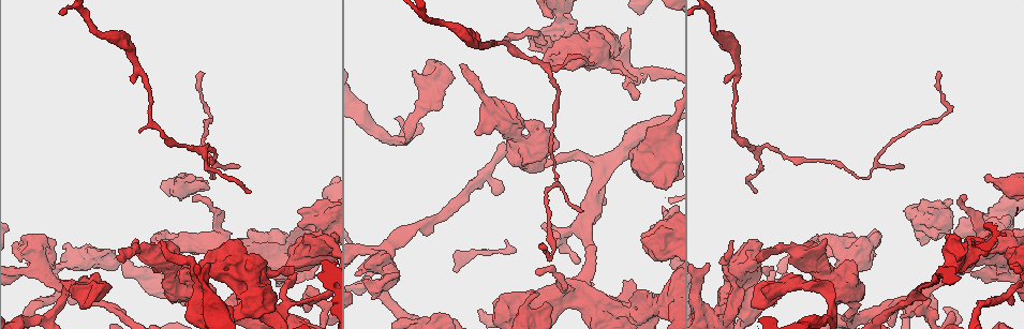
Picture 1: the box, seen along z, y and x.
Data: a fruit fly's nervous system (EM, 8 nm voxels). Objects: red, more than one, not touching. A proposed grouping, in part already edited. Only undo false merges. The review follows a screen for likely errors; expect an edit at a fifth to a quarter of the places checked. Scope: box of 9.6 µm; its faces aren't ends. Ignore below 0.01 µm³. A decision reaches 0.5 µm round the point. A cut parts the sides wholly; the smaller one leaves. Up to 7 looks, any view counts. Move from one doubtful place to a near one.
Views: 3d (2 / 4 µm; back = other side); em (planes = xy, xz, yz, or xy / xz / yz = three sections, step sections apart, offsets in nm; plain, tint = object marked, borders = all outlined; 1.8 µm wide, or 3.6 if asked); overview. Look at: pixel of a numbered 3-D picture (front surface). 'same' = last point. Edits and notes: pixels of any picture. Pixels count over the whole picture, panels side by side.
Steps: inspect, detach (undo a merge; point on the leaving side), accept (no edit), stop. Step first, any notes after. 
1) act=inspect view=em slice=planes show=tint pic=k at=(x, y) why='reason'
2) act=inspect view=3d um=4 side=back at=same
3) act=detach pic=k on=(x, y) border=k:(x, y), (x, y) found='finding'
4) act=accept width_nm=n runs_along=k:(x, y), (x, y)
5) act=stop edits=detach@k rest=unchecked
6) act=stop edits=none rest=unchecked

act=inspect view=em slice=yz step=8 show=tint pic=1 at=(1012, 290) why='sharp bend'

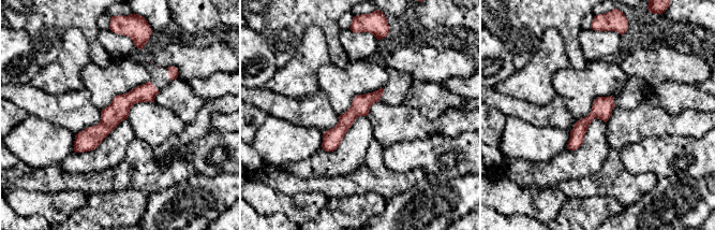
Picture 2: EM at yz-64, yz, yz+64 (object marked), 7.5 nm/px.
act=inspect view=em slice=planes show=tint at=same

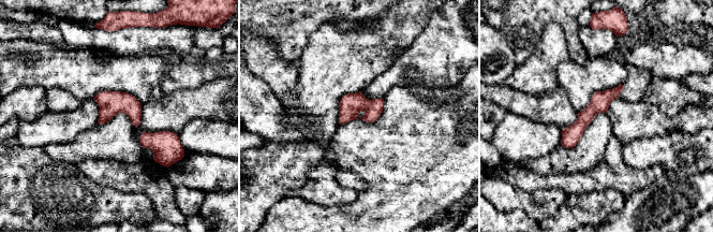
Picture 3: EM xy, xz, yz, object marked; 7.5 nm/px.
act=accept width_nm=140 runs_along=3:(619, 89), (606, 97), (563, 142) found='continuous, no second neuron'

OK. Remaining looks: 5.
act=inspect view=em slice=yz step=16 show=tint pic=1 at=(647, 300) why='thin arm on a thick one'

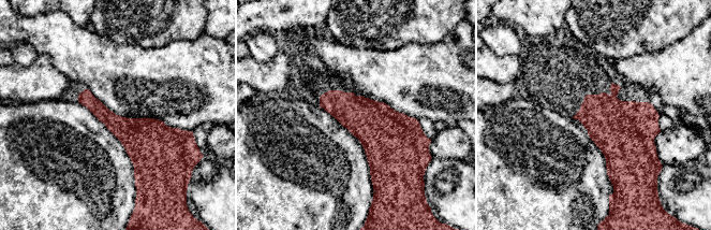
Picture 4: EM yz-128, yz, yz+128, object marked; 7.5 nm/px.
act=inspect view=em slice=xy step=8 show=tint at=same why='cut it another way'

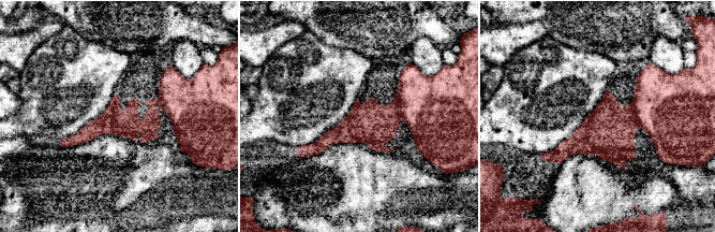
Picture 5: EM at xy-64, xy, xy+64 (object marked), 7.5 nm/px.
act=accept found='one neuron here'

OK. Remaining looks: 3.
act=inspect view=3d um=4 pic=1 at=(935, 216) why='calibre changes'

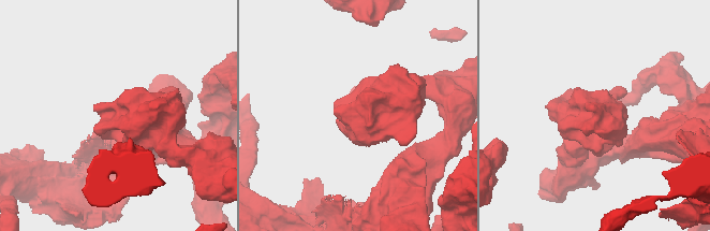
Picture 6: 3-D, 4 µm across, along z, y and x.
act=inspect view=em um=3.6 slice=planes show=tint pic=6 at=(124, 111) why='shape alone is not enough'

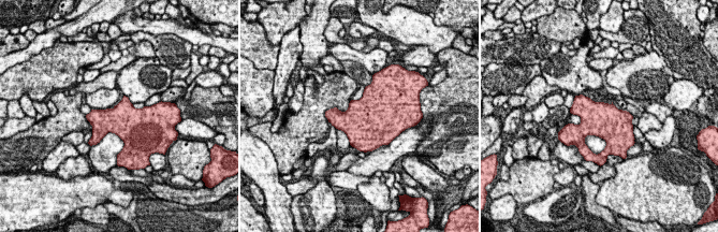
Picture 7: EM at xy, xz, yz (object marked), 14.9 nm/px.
act=accept found='all the same neuron'

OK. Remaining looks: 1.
act=stop edits=none rest=unchecked

